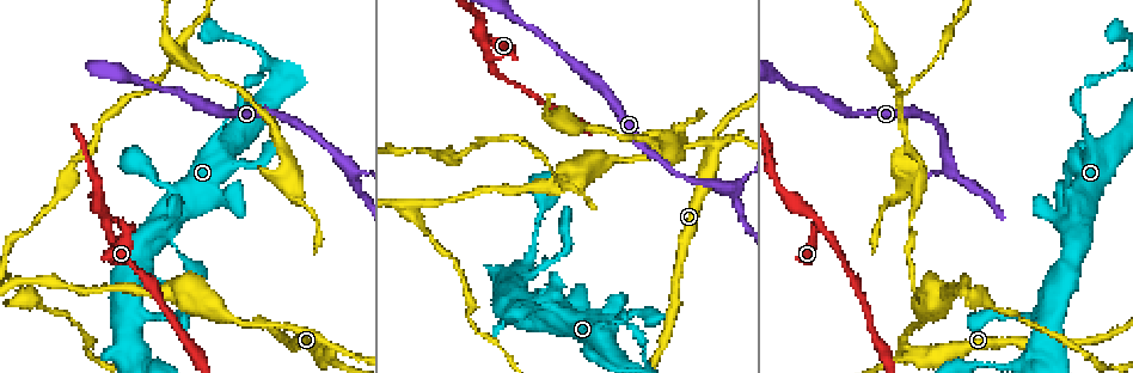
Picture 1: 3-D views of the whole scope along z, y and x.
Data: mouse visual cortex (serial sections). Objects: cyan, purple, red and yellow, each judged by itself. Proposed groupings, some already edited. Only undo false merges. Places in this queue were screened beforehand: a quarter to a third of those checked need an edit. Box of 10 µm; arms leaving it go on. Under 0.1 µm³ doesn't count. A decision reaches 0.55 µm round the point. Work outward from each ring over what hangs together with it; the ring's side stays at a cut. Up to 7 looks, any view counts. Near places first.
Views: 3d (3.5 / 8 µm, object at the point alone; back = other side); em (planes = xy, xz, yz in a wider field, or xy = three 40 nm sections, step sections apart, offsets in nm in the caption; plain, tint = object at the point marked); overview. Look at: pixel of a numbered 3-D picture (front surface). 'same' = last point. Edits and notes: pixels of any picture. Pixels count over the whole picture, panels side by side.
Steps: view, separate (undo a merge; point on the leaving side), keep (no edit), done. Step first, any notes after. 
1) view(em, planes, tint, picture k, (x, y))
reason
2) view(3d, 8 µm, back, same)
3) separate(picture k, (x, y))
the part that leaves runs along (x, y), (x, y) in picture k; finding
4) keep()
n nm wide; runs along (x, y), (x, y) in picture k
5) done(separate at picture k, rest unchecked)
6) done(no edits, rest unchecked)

view(3d, 3.5 µm, picture 1, (819, 218))
abrupt turn

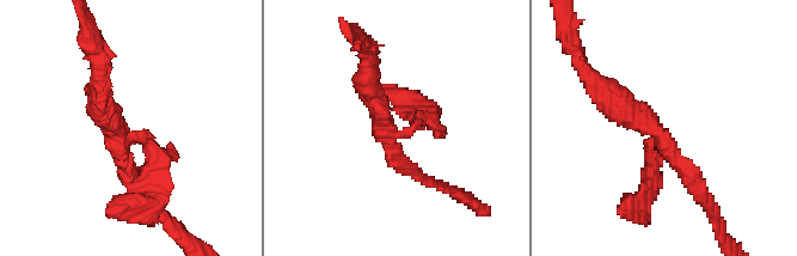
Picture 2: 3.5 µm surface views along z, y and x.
view(em, xy, step 2, tint, picture 2, (657, 131))
3 arms; arms of 200, 250, 300 nm

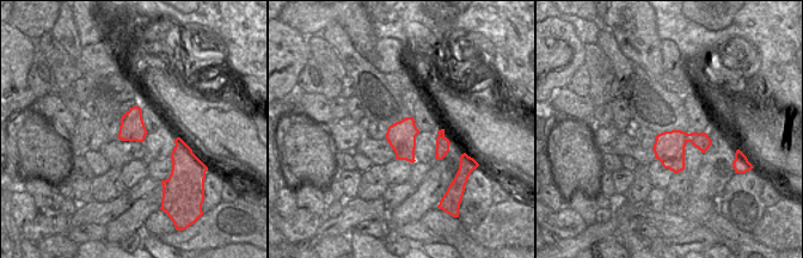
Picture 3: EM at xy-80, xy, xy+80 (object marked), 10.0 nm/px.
keep()
280 nm wide; runs along (155, 172), (100, 89) in picture 2; all the same cell

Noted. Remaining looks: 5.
view(3d, 3.5 µm, picture 1, (951, 167))
branch point

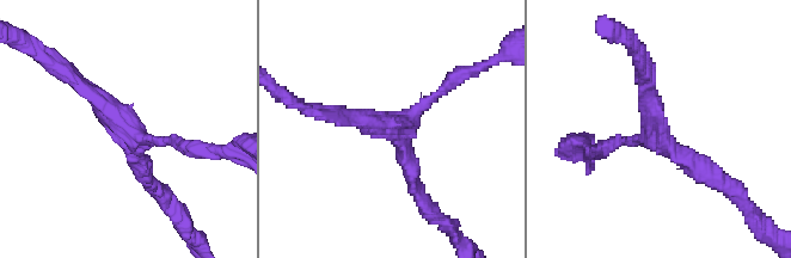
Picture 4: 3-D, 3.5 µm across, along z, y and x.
view(em, planes, tint, picture 4, (657, 128))
3 arms; arms of 150, 200, 250 nm; shape alone is not enough

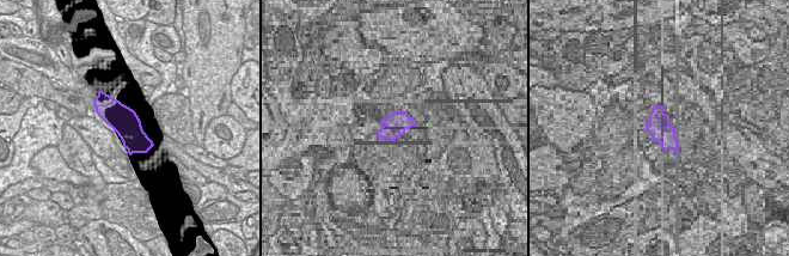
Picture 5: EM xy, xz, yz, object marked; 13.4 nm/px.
keep()
runs along (68, 74), (123, 122), (145, 177) in picture 4; all the same cell

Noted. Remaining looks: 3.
view(3d, 8 µm, picture 1, (330, 356))
small branch off a trunk

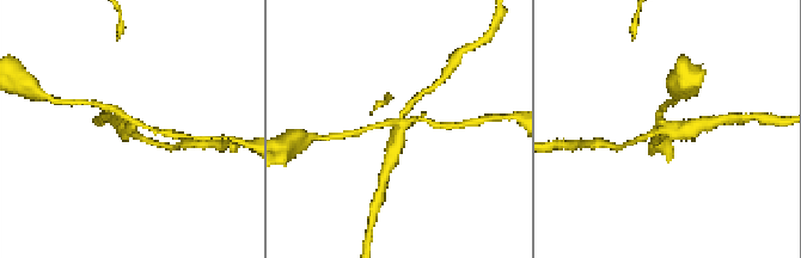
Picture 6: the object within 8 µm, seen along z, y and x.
view(em, xy, step 5, tint, same)
4 arms; arms of 150, 200, 200, 400 nm; need the tissue

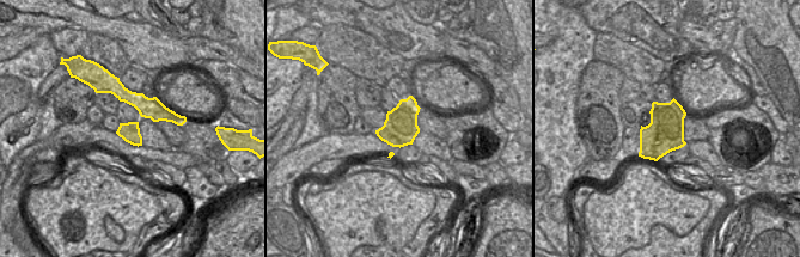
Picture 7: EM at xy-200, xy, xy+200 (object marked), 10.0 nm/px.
separate(picture 6, (116, 110))
340 nm wide; the part that leaves runs along (134, 123), (108, 106), (93, 104) in picture 6; a second cell is stuck on

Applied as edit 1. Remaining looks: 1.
done(separate at picture 6, rest unchecked)

